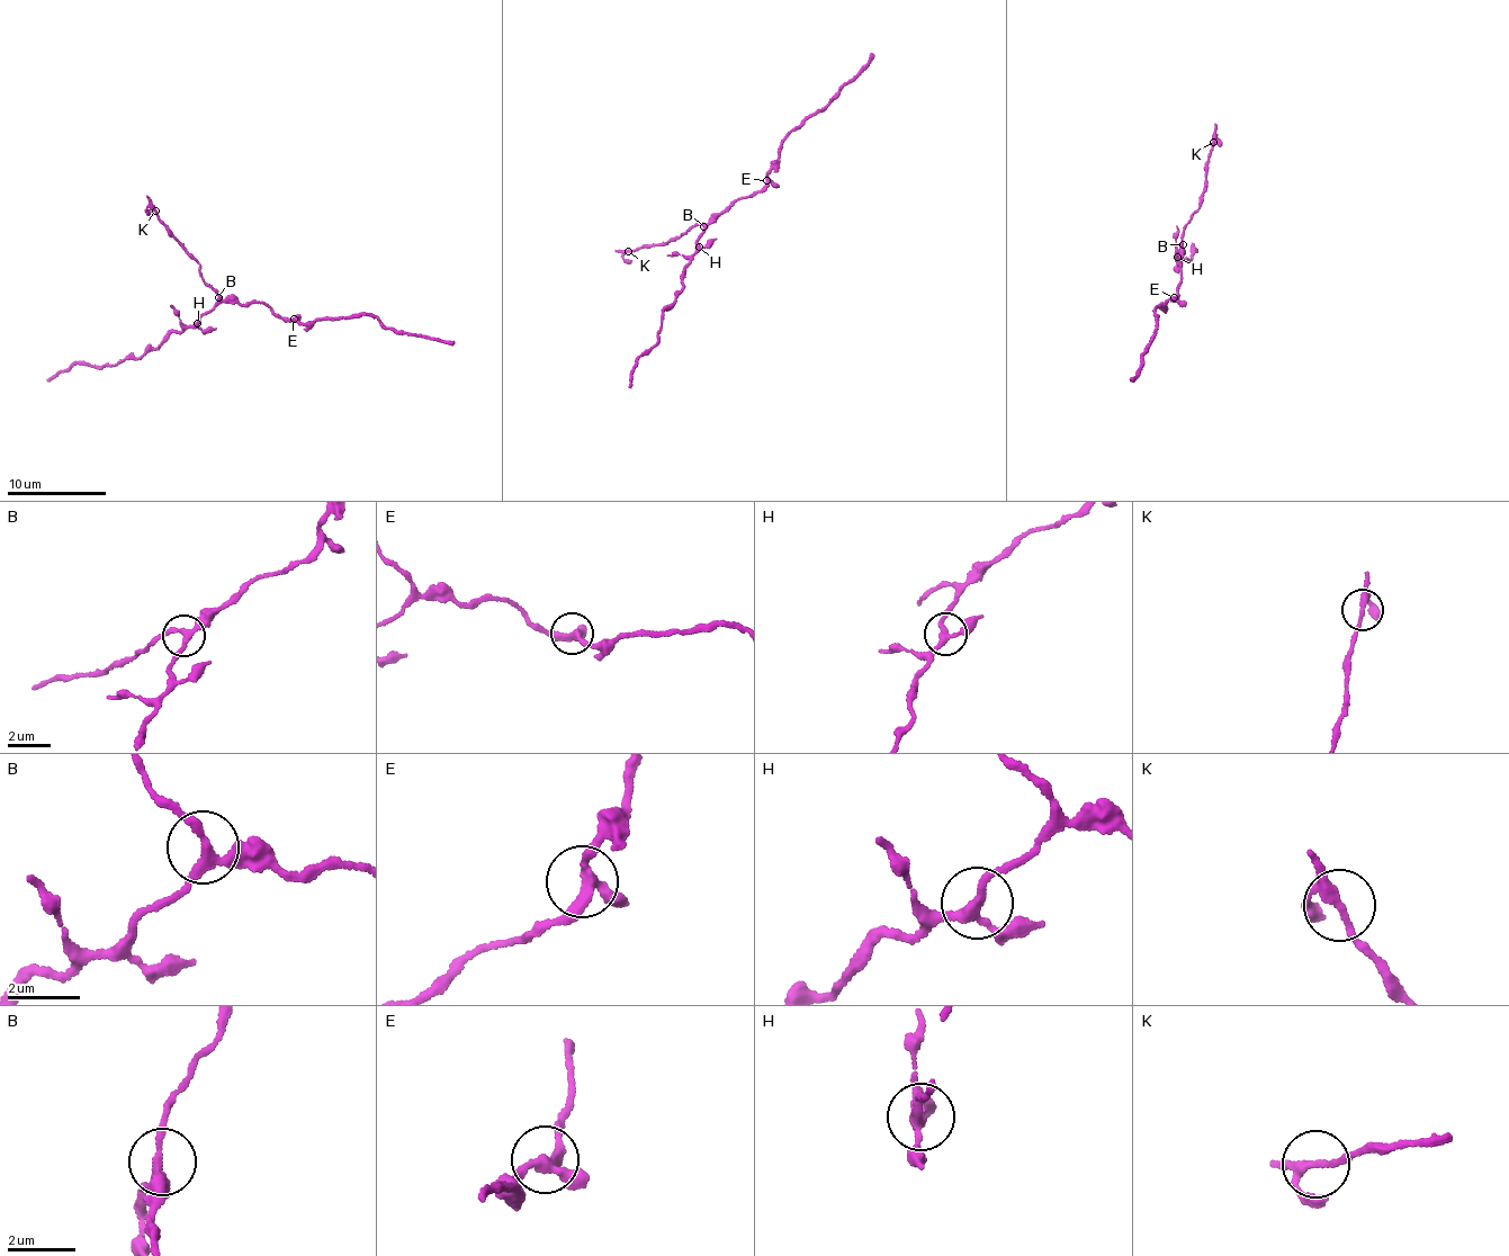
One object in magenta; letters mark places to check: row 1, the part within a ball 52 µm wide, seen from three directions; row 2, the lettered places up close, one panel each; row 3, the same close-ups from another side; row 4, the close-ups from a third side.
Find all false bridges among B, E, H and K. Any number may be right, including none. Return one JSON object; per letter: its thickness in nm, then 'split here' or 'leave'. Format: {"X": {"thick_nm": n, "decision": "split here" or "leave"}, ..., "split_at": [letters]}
{"B": {"thick_nm": 220, "decision": "leave"}, "E": {"thick_nm": 280, "decision": "leave"}, "H": {"thick_nm": 240, "decision": "leave"}, "K": {"thick_nm": 200, "decision": "leave"}, "split_at": []}

